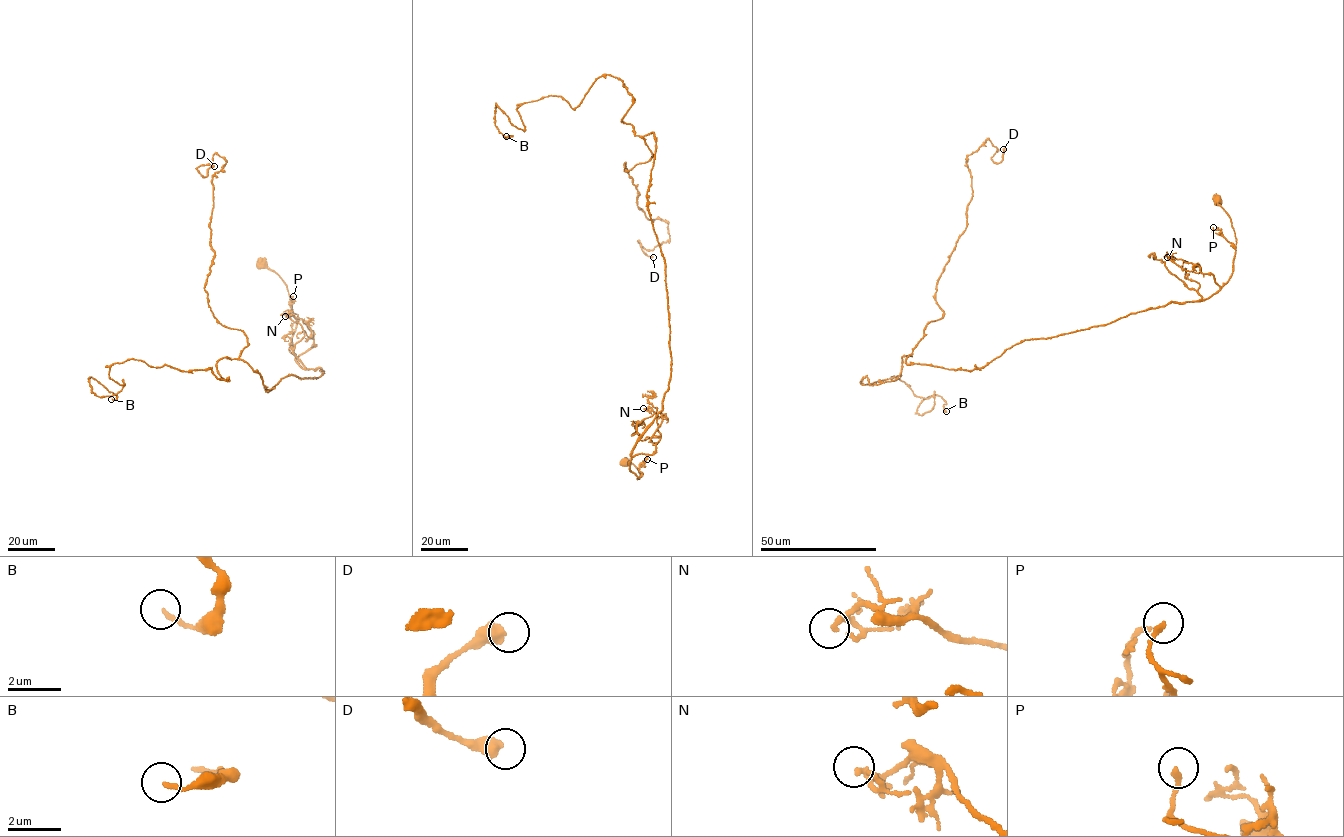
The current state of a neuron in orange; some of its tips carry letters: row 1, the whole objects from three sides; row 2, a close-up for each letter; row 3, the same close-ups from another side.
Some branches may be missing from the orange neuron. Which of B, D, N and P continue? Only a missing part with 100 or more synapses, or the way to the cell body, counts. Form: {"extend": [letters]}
{"extend": []}

